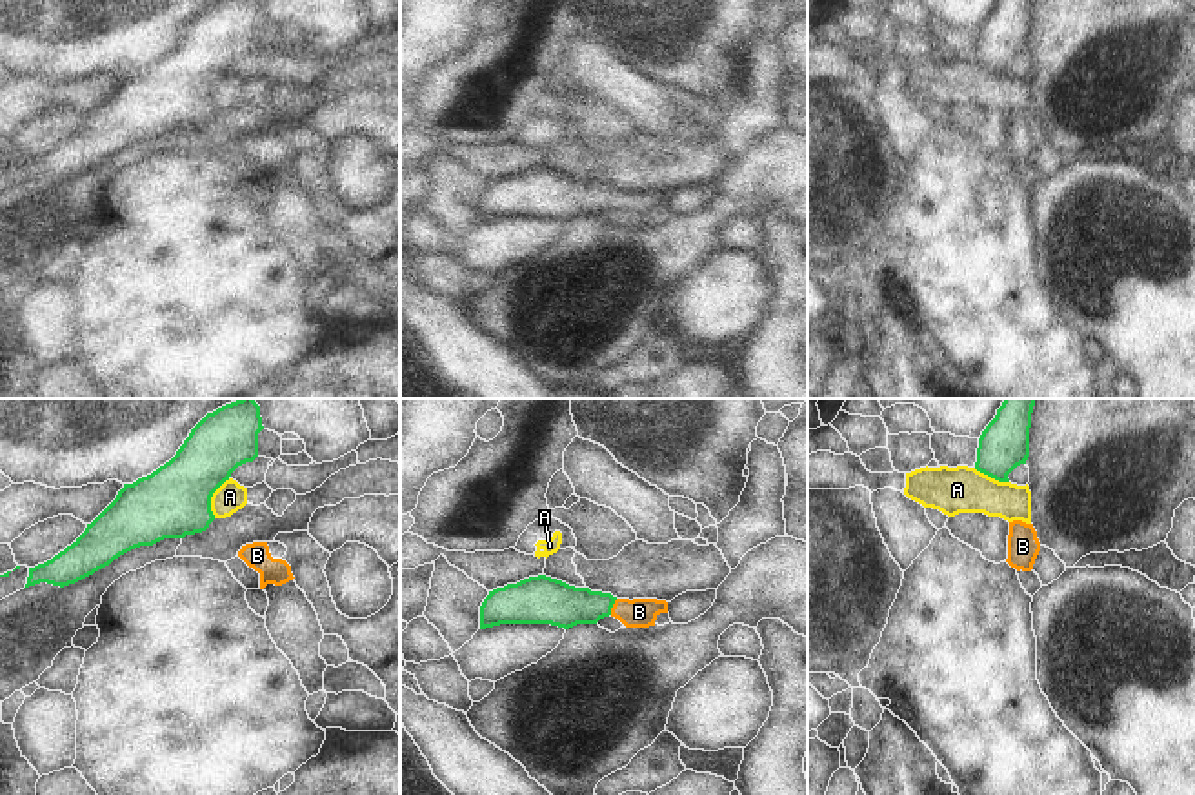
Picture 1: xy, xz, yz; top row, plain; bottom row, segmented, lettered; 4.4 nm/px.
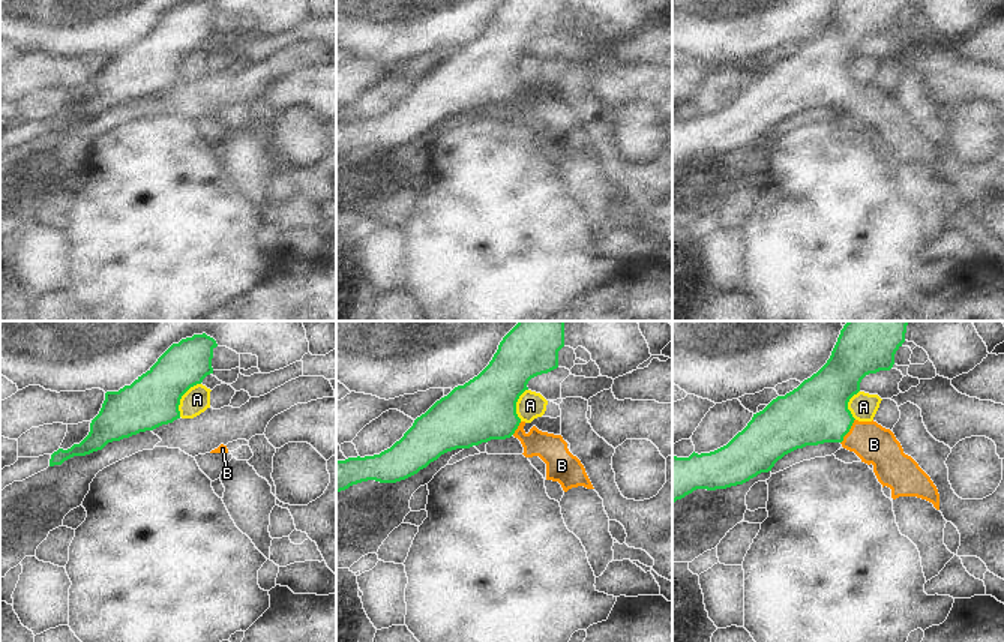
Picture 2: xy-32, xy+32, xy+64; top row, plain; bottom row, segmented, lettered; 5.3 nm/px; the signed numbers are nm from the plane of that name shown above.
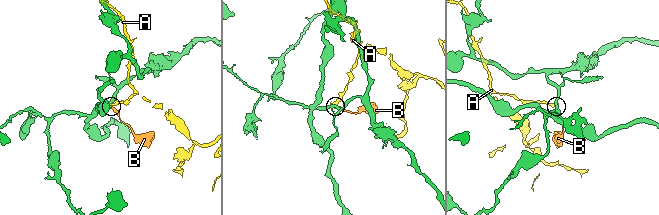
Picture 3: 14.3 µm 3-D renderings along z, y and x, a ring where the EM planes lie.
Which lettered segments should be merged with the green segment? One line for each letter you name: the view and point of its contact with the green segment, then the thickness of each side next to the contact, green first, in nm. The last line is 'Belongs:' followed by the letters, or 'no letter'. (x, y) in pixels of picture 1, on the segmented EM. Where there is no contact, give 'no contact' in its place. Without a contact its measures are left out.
B: xz (612, 606) | 200/130 nm
Belongs: B

